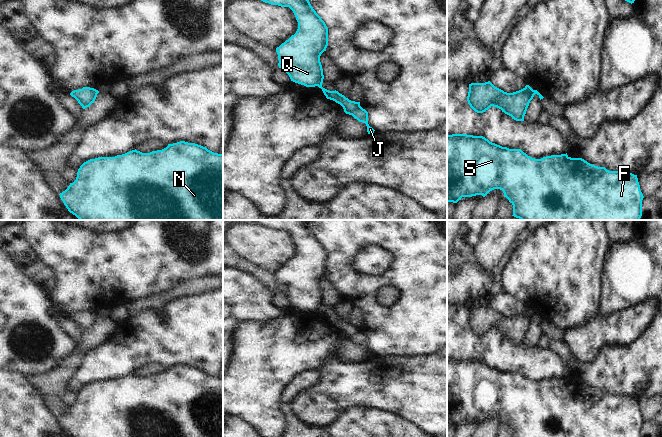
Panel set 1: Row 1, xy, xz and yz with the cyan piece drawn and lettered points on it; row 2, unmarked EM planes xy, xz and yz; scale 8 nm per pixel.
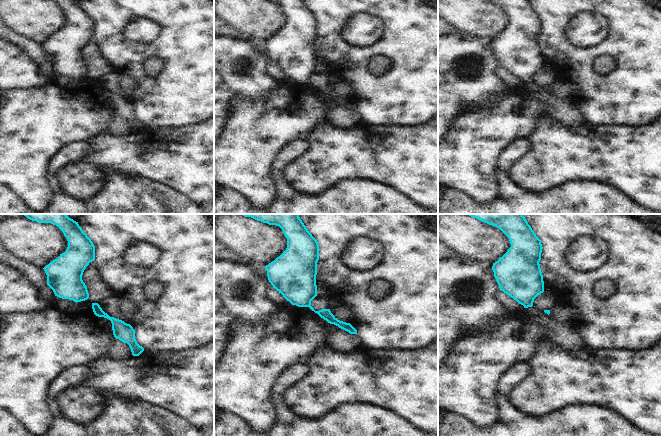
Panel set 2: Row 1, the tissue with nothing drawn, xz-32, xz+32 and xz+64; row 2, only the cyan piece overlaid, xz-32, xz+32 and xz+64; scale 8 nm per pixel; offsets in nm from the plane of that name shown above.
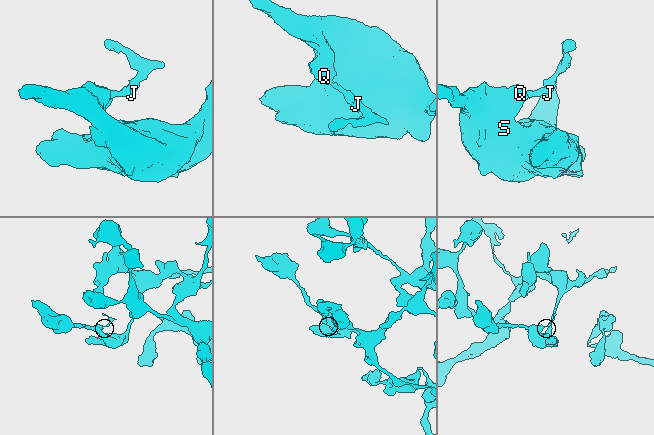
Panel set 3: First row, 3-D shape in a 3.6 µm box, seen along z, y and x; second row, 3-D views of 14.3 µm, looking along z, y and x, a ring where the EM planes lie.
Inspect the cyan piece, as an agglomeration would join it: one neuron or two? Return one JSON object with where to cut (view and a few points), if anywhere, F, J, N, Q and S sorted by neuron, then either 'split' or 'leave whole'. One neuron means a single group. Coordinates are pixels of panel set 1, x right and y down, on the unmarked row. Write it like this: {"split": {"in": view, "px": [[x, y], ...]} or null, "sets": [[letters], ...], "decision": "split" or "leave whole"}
{"split": {"in": "xz", "px": [[322, 304], [316, 309]]}, "sets": [["F", "N", "Q", "S"], ["J"]], "decision": "split"}

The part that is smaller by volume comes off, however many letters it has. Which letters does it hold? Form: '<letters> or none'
J

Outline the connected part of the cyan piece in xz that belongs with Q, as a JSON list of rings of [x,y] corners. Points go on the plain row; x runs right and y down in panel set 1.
[[[252,220],[271,229],[289,231],[298,246],[298,253],[294,259],[276,272],[278,290],[290,301],[291,305],[306,311],[315,311],[323,305],[323,293],[320,286],[321,278],[328,270],[328,252],[321,241],[304,220]]]

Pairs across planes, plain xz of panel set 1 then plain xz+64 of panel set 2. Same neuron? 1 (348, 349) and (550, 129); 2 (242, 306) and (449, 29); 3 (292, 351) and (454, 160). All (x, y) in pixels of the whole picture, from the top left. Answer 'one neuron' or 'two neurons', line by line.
1: two neurons
2: two neurons
3: one neuron

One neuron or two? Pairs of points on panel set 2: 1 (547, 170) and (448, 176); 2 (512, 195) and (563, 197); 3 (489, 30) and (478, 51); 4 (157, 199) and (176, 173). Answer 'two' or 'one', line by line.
1: two
2: one
3: two
4: two

